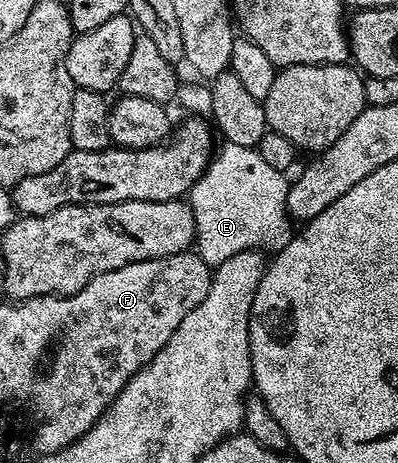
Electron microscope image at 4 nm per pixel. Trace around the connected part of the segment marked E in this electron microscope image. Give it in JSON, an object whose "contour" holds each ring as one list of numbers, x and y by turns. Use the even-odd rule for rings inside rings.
{"contour":[[220,146,187,196,194,212,196,252,212,269,245,250,283,249,293,236,287,209,290,182,285,174,269,167,258,148]]}

